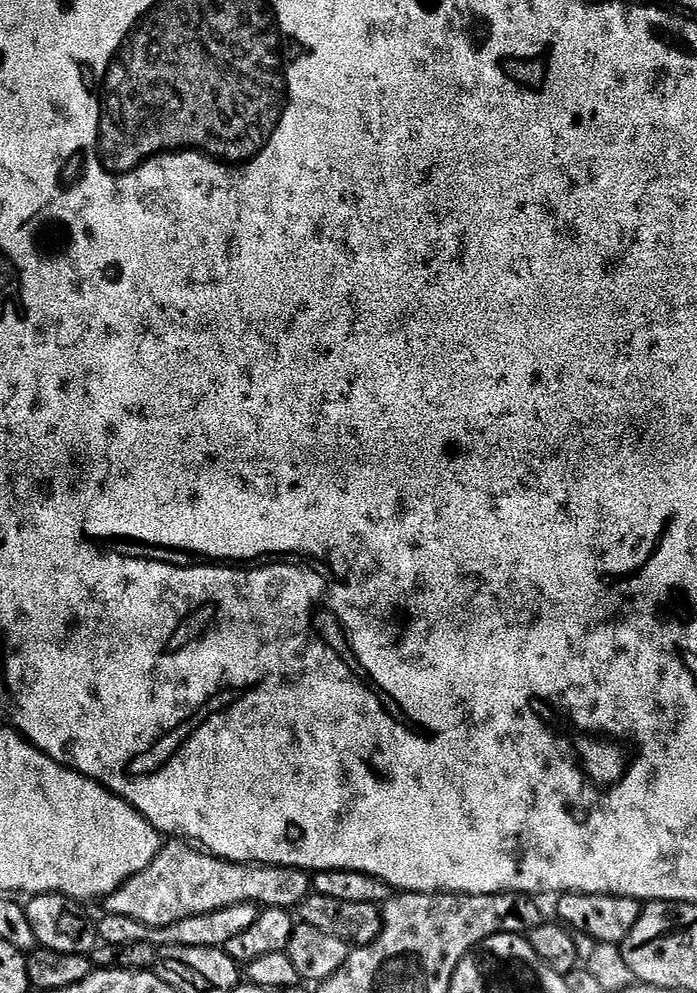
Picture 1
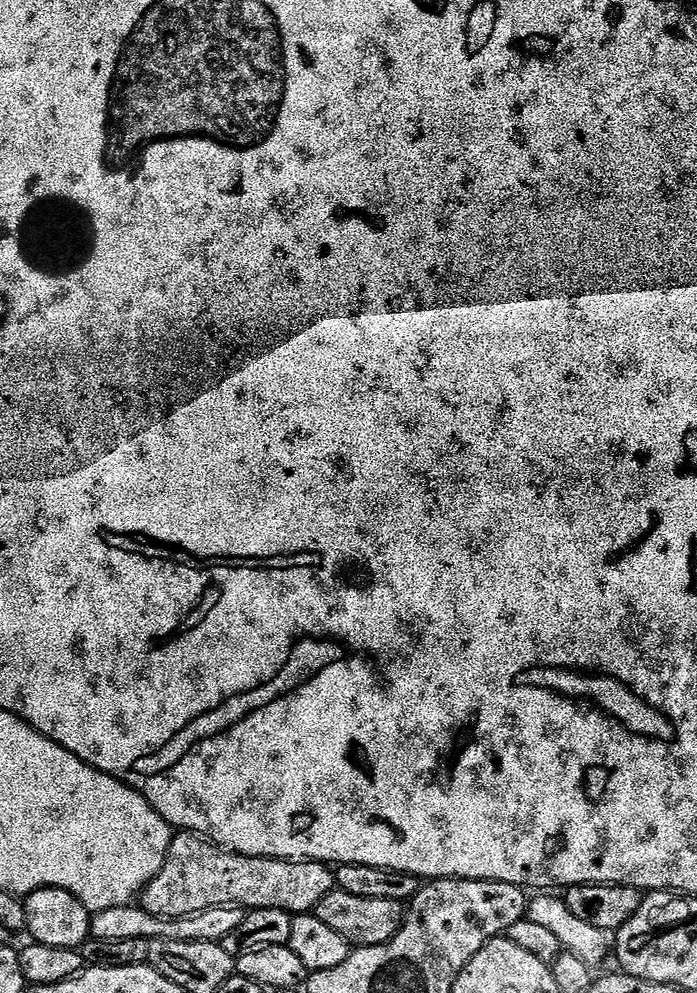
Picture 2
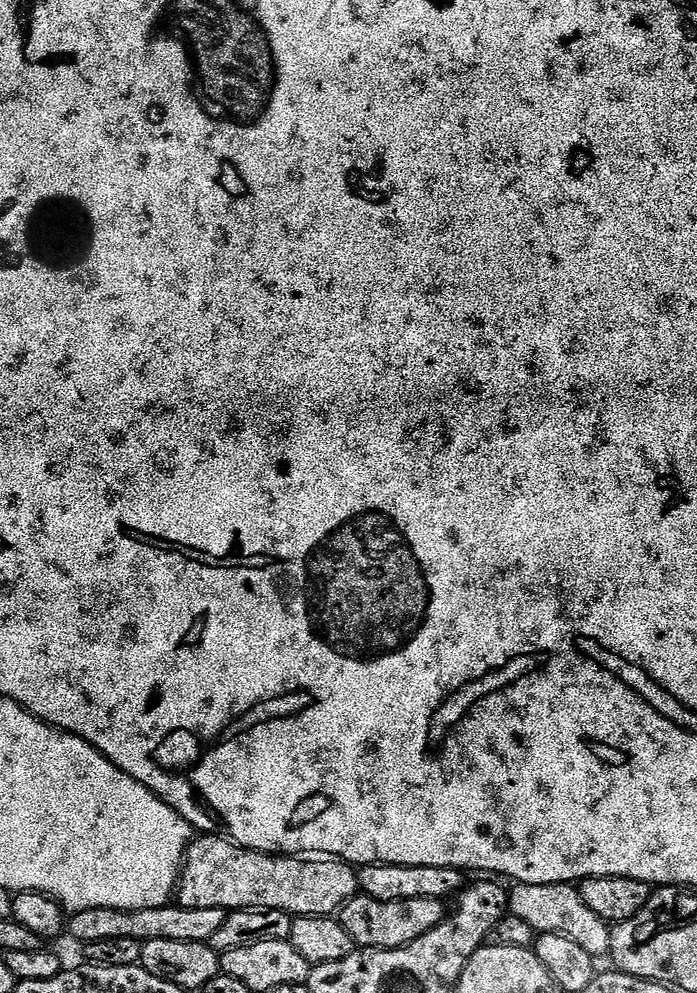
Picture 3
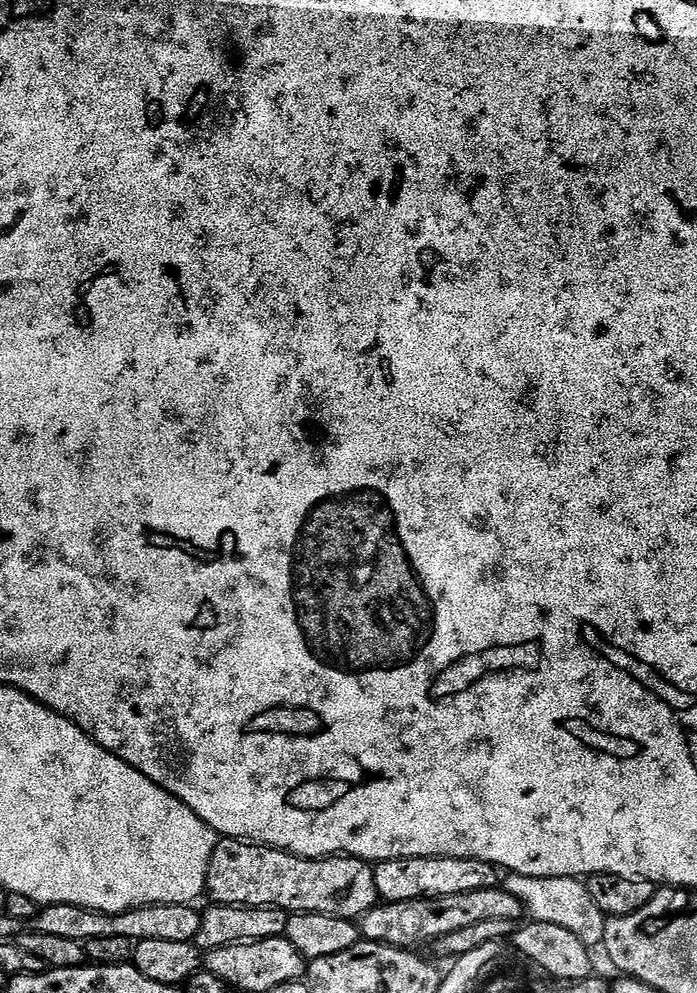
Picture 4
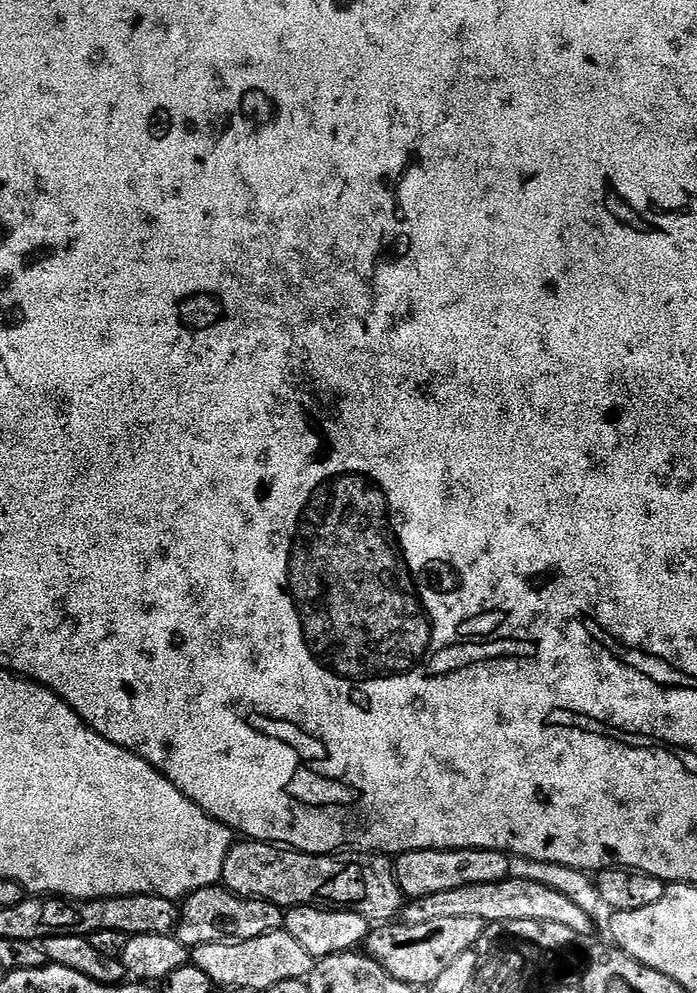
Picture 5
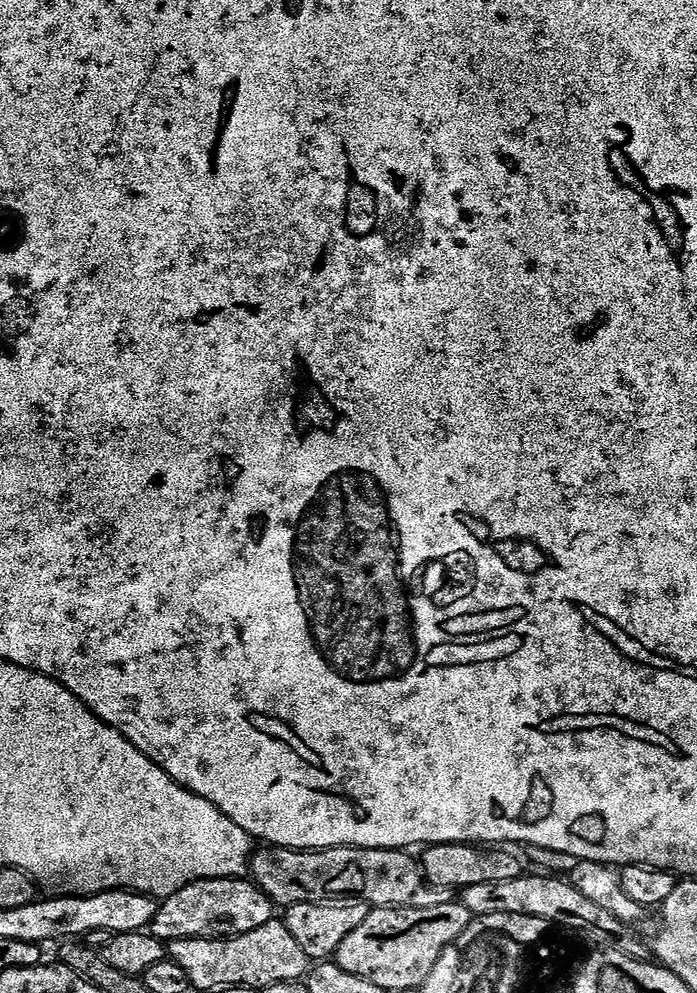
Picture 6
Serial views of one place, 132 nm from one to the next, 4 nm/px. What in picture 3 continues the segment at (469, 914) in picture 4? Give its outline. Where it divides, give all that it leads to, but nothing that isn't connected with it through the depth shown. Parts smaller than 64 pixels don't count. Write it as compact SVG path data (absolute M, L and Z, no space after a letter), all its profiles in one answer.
M357 894L351 896L343 904L338 913L338 919L342 930L346 930L346 934L350 934L357 949L390 950L391 948L401 948L422 938L422 934L434 930L434 926L442 923L445 915L445 901L434 898L406 898L398 902L378 902L378 898Z

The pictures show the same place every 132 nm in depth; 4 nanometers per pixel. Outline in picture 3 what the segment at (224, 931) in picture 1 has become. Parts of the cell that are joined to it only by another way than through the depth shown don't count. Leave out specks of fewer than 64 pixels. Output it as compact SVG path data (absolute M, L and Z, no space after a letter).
M169 906L154 910L82 910L71 913L66 924L66 932L70 937L80 940L81 945L110 938L134 938L141 942L154 938L170 938L178 942L208 942L214 934L218 934L222 922L226 922L229 909L226 908L181 908Z

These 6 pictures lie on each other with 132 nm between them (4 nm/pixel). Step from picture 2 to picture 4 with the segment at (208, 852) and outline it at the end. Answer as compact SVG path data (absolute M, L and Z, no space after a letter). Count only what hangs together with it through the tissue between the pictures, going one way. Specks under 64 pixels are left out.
M224 838L219 841L214 850L214 854L210 858L210 870L208 871L207 895L217 904L229 904L230 906L238 906L239 908L283 908L289 914L297 912L313 912L314 914L326 914L334 918L342 918L343 920L359 921L361 916L366 915L373 906L378 903L376 887L374 886L374 868L367 860L358 860L354 856L329 856L319 860L307 860L305 856L294 856L291 852L282 852L279 848L265 848L259 844L245 842L242 840L233 840Z

